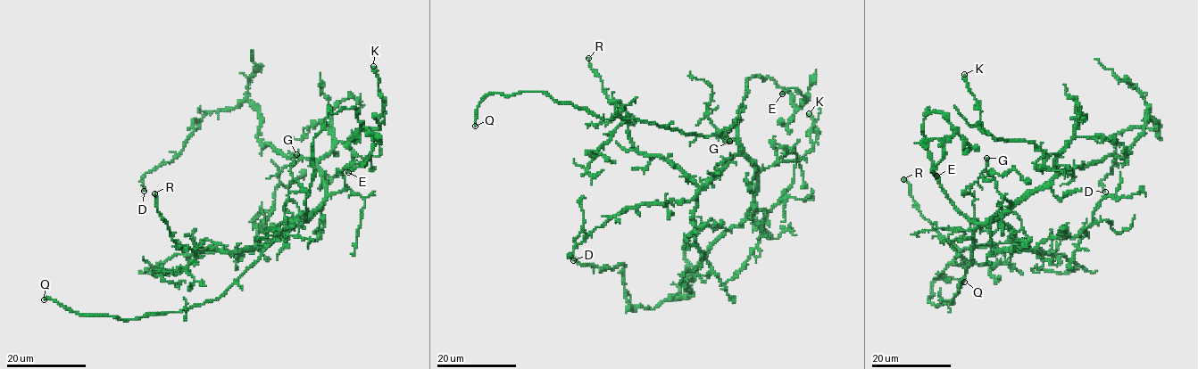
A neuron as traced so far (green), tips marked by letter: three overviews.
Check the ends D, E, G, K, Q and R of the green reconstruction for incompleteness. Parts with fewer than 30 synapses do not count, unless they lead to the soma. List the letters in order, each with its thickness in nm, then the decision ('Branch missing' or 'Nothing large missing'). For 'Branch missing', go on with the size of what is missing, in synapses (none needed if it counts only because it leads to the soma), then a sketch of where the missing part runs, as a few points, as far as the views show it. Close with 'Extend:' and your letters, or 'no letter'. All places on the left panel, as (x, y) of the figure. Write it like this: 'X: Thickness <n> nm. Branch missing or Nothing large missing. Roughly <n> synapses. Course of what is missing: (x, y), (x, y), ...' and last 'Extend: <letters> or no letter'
D: Thickness 110 nm. Nothing large missing
E: Thickness 360 nm. Nothing large missing
G: Thickness 170 nm. Nothing large missing
K: Thickness 500 nm. Nothing large missing
Q: Thickness 280 nm. Branch missing. Course of what is missing: (44, 299), (43, 315), (33, 318)
R: Thickness 160 nm. Nothing large missing
Extend: Q

